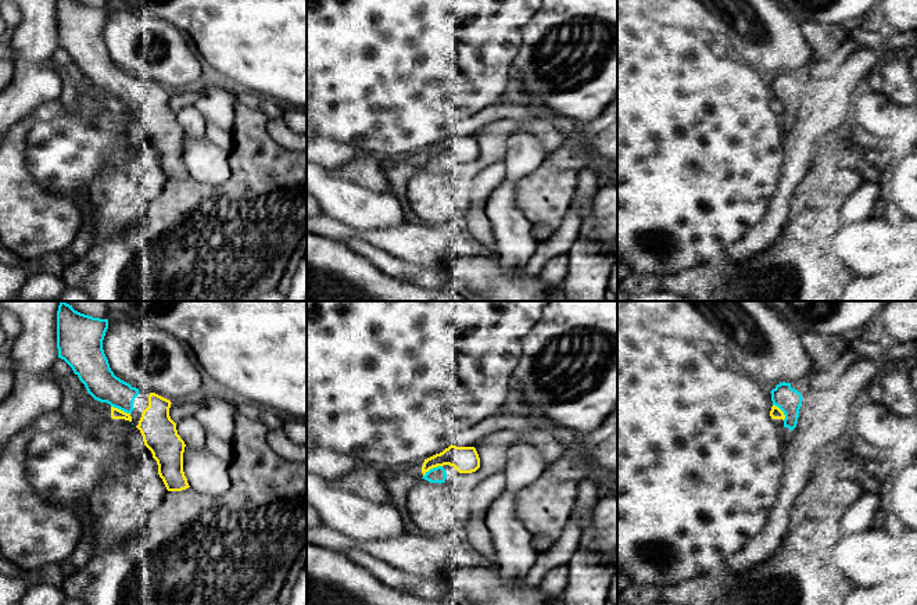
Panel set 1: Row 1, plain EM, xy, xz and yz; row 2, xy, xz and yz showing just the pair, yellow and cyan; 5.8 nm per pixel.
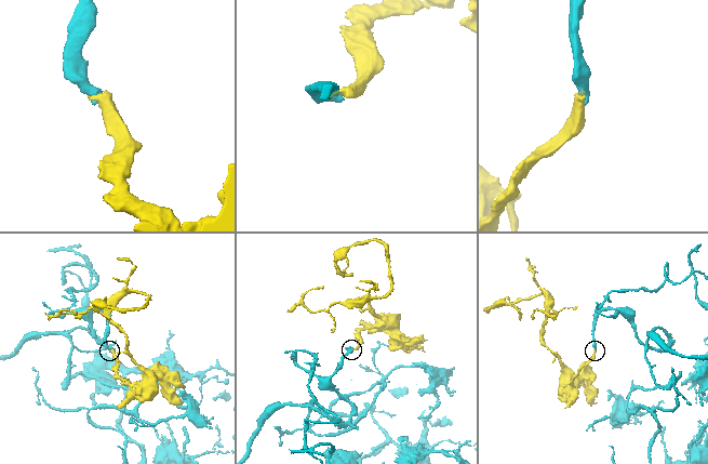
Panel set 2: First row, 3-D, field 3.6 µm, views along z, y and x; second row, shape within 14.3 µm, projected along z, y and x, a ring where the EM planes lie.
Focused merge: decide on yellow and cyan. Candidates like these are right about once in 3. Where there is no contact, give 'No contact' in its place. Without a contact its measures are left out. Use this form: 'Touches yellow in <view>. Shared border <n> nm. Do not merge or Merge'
Touches yellow in xz. Shared border 130 nm. Merge

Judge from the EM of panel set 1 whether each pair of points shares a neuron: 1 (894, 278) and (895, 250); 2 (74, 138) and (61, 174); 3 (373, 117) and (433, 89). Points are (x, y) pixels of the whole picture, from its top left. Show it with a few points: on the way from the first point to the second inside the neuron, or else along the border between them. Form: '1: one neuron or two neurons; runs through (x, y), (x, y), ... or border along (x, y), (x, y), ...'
1: two neurons; border along (901, 264), (863, 278)
2: one neuron; runs through (74, 146), (61, 160), (61, 165)
3: one neuron; runs through (389, 101), (401, 89), (418, 89)

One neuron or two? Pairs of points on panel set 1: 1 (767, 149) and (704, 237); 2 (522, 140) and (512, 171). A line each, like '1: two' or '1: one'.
1: one
2: one

